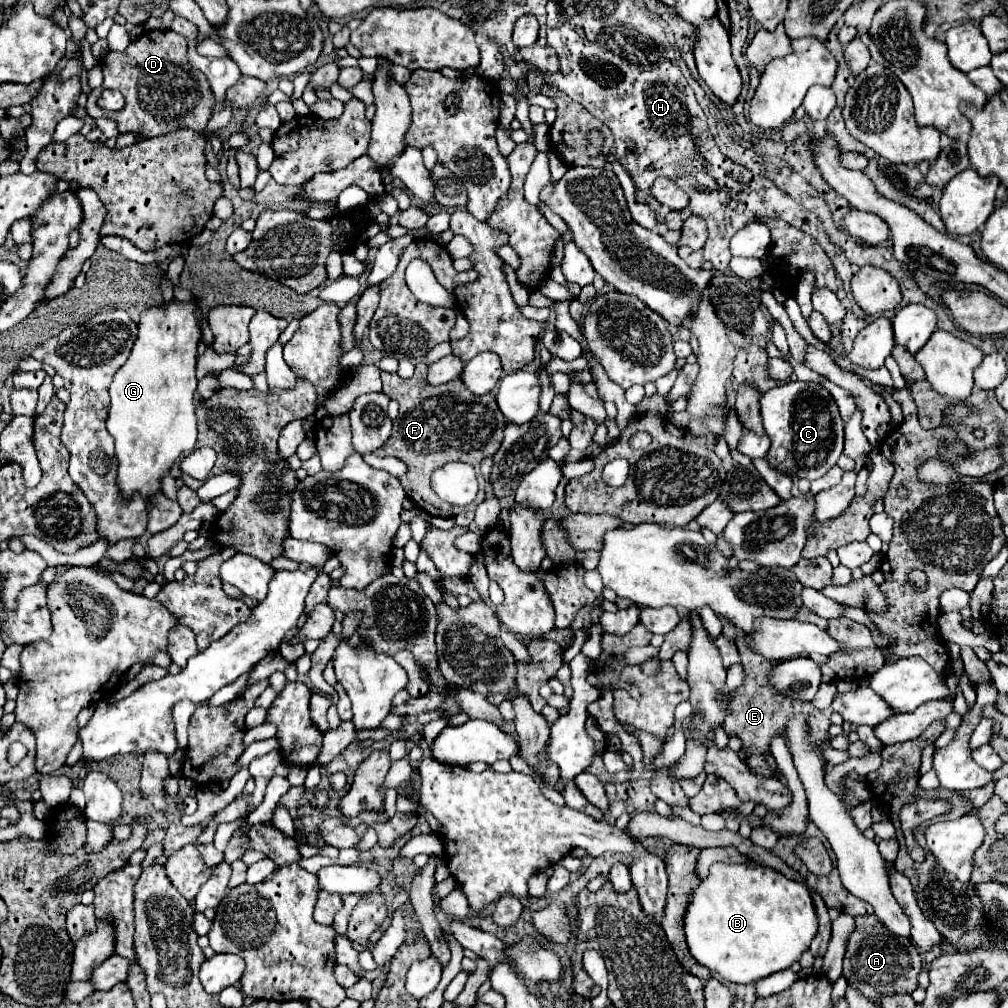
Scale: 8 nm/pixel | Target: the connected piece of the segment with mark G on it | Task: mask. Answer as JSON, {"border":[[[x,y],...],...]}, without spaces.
{"border":[[[172,299],[170,303],[162,305],[162,307],[150,307],[146,309],[142,315],[140,315],[140,323],[138,323],[138,337],[134,341],[134,347],[128,355],[128,363],[122,365],[116,375],[114,375],[114,381],[110,385],[110,397],[112,397],[112,407],[110,407],[110,415],[108,415],[108,421],[106,421],[106,427],[108,427],[108,433],[114,437],[116,441],[116,457],[118,457],[118,487],[120,491],[130,497],[134,491],[142,493],[146,497],[146,501],[152,499],[154,493],[160,491],[160,479],[170,471],[172,463],[182,455],[182,453],[190,453],[194,449],[194,443],[196,443],[196,415],[194,415],[194,391],[196,391],[196,357],[198,357],[198,343],[202,339],[202,331],[200,331],[200,321],[196,317],[196,299],[190,299],[190,301],[178,301],[178,299]]]}

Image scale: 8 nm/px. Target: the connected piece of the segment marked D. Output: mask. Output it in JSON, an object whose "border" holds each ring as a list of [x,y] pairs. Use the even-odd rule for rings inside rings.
{"border":[[[146,31],[138,41],[130,43],[126,51],[108,51],[100,59],[104,71],[102,89],[116,89],[124,95],[126,107],[118,113],[104,111],[96,107],[100,89],[90,91],[86,111],[90,117],[108,117],[116,121],[118,133],[134,133],[138,137],[166,135],[178,129],[194,129],[198,133],[206,131],[208,119],[214,109],[214,95],[206,75],[188,63],[186,37],[174,31]]]}

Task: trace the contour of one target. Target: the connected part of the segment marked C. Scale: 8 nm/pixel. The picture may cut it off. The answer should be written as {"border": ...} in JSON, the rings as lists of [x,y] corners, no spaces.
{"border":[[[786,381],[760,397],[760,413],[772,445],[768,459],[782,473],[794,471],[798,477],[814,481],[838,463],[844,445],[844,421],[832,395],[818,383]]]}

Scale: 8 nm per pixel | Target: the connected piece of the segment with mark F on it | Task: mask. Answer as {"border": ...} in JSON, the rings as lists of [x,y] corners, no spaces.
{"border":[[[426,363],[416,365],[416,373],[412,379],[402,379],[398,373],[381,372],[384,393],[400,403],[400,415],[394,419],[390,439],[384,443],[382,449],[376,451],[376,455],[398,457],[408,465],[408,471],[404,477],[400,477],[400,483],[418,509],[466,511],[462,507],[448,505],[446,501],[442,501],[430,485],[430,475],[432,471],[450,461],[470,463],[474,465],[474,469],[478,469],[484,457],[490,457],[500,449],[500,443],[504,439],[502,433],[508,421],[496,405],[494,393],[474,395],[468,391],[462,379],[454,379],[434,387],[428,383],[426,375],[428,375]]]}

